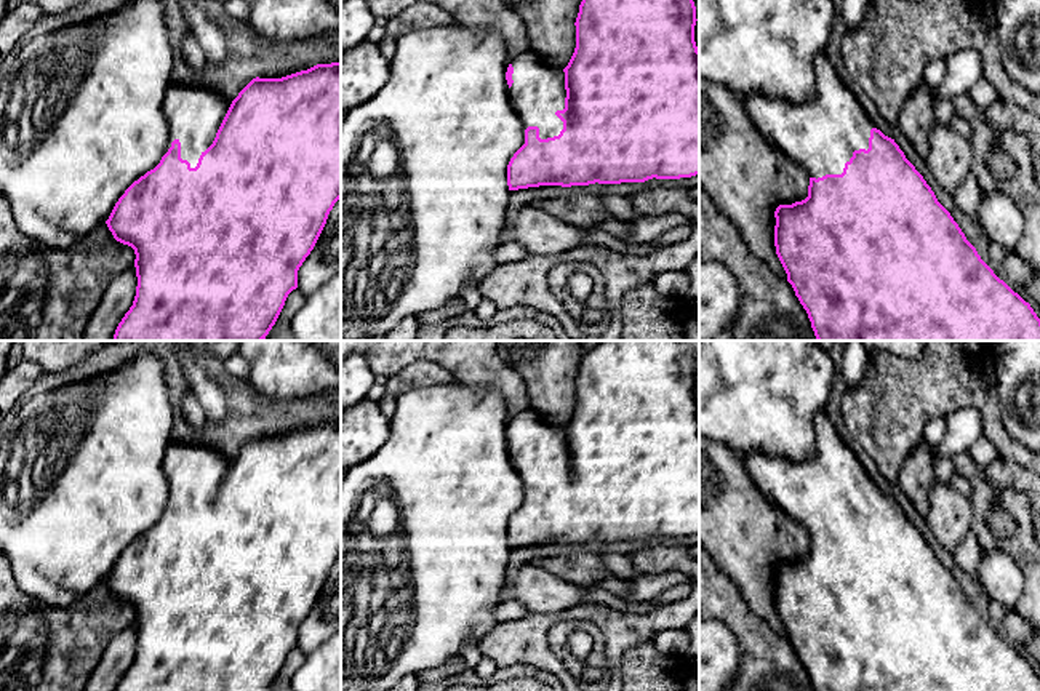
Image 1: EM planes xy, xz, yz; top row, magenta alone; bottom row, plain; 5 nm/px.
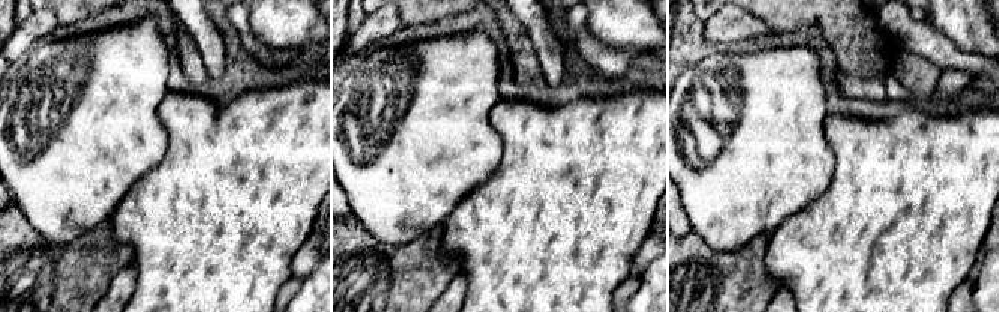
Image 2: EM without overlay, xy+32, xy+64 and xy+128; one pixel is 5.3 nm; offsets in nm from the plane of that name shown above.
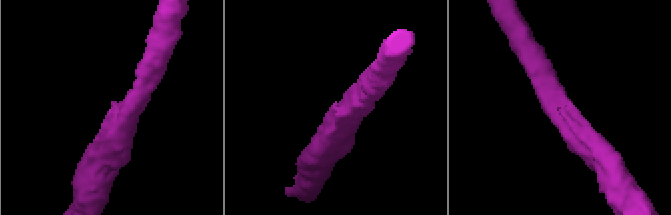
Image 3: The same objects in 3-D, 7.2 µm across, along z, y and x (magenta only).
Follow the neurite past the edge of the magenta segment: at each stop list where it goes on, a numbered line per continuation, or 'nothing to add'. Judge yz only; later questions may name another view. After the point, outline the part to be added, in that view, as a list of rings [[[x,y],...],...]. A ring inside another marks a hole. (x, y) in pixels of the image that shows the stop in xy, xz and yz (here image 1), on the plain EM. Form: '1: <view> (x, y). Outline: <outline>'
1: yz (821, 493). Outline: [[[824,411],[814,416],[813,424],[816,437],[814,459],[795,462],[752,453],[744,459],[744,464],[760,493],[800,521],[810,536],[818,537],[826,533],[842,533],[854,509],[869,507],[870,488],[875,485]]]

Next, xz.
1: xz (538, 450). Outline: [[[534,409],[514,416],[512,445],[509,457],[517,470],[523,488],[528,485],[539,486],[539,496],[547,497],[558,494],[563,480],[555,473],[565,467],[565,430],[547,424]]]

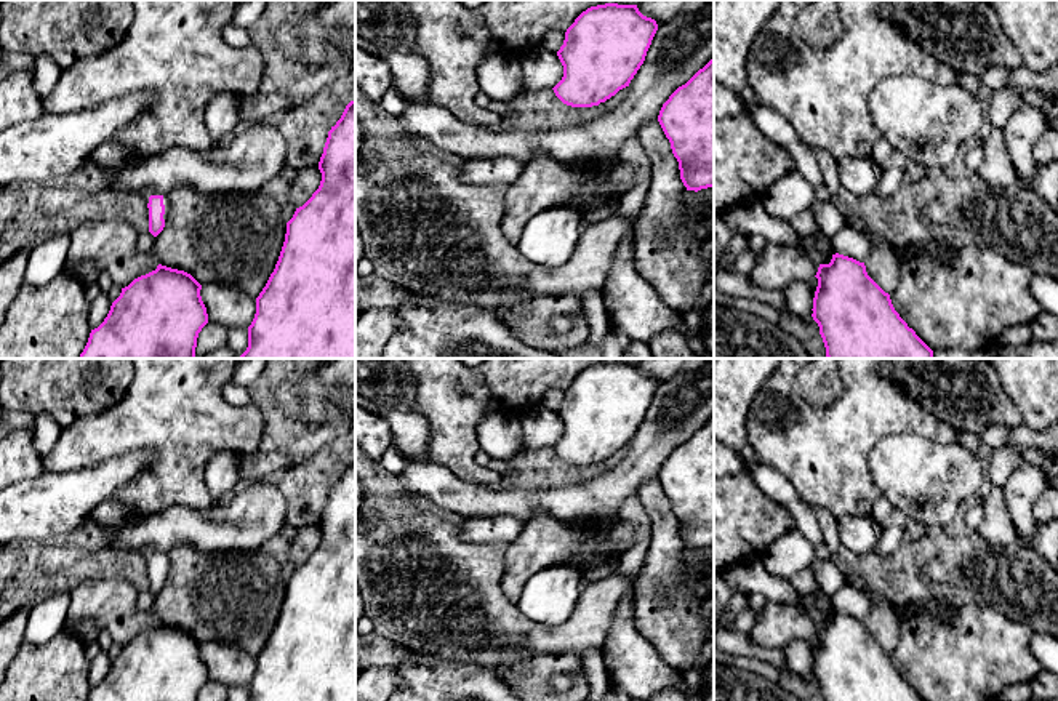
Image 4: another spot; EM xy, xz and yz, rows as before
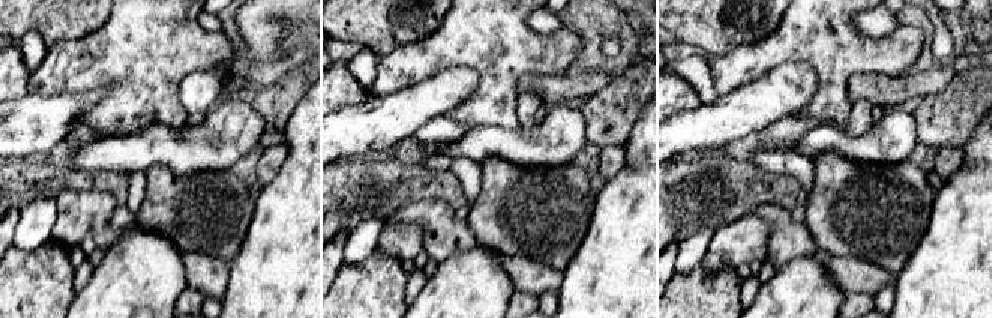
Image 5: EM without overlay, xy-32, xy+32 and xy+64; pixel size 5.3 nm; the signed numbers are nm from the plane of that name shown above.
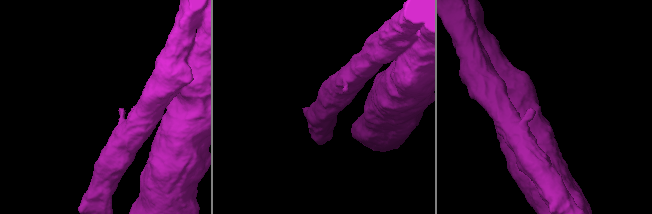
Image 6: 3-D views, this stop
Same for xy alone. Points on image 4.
1: xy (148, 551). Outline: [[[146,547],[146,549],[142,549],[139,554],[146,559],[146,562],[149,562],[149,555],[150,555],[150,554],[162,554],[162,555],[163,555],[163,563],[165,563],[163,578],[166,579],[166,576],[168,576],[168,554],[160,552],[160,551],[157,551],[157,549],[154,549],[154,547]]]

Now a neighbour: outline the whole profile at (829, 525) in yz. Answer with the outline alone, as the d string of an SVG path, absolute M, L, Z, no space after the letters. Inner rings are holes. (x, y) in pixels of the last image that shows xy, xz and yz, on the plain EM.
M813 507L813 514L823 531L823 543L829 549L831 557L834 557L840 549L839 520L823 507Z

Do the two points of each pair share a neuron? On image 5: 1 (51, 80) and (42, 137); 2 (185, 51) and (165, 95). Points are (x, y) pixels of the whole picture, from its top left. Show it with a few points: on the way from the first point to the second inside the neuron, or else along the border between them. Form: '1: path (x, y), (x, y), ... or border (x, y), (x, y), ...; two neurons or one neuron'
1: border (29, 92), (41, 95), (83, 93); two neurons
2: path (174, 62), (165, 71), (165, 84); one neuron

